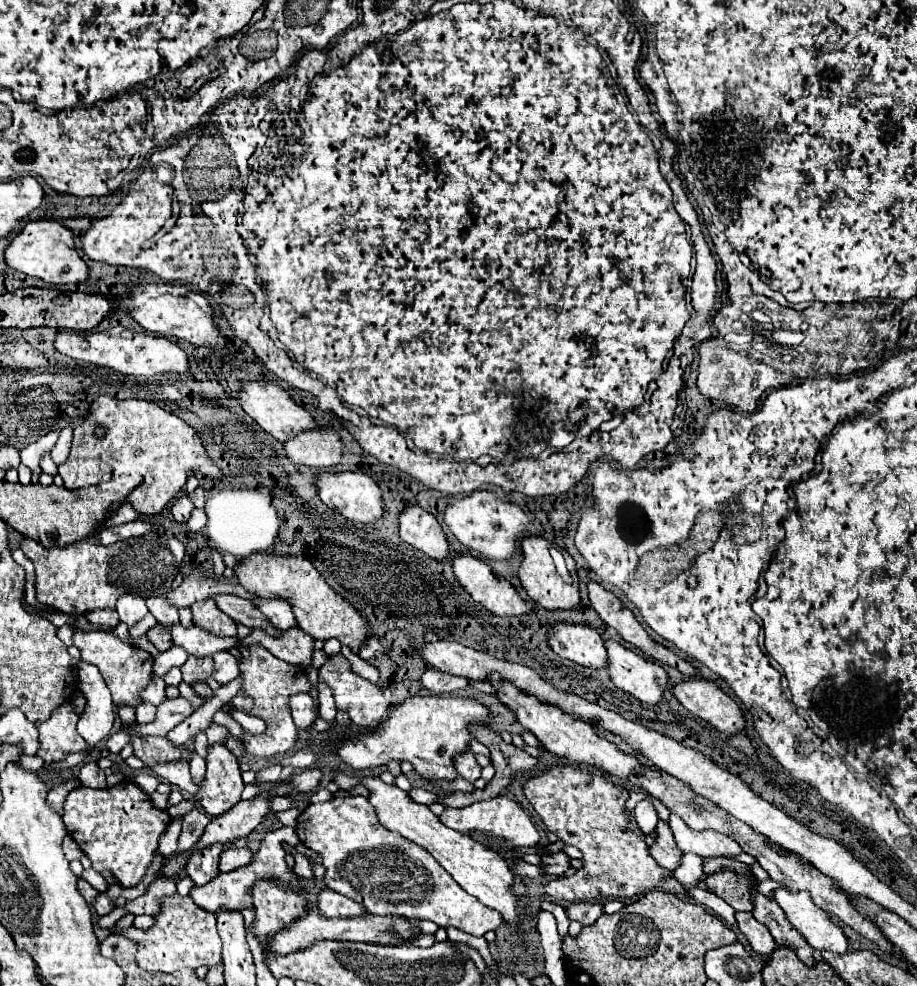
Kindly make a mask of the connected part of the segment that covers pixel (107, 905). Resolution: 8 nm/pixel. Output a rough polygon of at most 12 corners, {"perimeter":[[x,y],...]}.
{"perimeter":[[106,893],[94,899],[92,907],[100,917],[112,913],[114,903]]}

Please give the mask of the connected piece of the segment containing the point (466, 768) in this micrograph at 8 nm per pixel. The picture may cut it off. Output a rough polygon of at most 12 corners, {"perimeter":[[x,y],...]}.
{"perimeter":[[470,751],[454,757],[460,777],[474,783],[480,777],[480,765]]}

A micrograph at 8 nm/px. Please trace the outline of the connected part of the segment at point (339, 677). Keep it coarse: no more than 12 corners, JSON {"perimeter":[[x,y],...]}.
{"perimeter":[[342,653],[318,673],[336,707],[356,725],[370,727],[390,701],[370,681],[352,673]]}

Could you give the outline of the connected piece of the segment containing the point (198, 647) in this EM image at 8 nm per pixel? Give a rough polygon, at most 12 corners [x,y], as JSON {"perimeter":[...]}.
{"perimeter":[[198,625],[170,627],[174,645],[194,657],[240,647],[236,637],[216,637]]}

